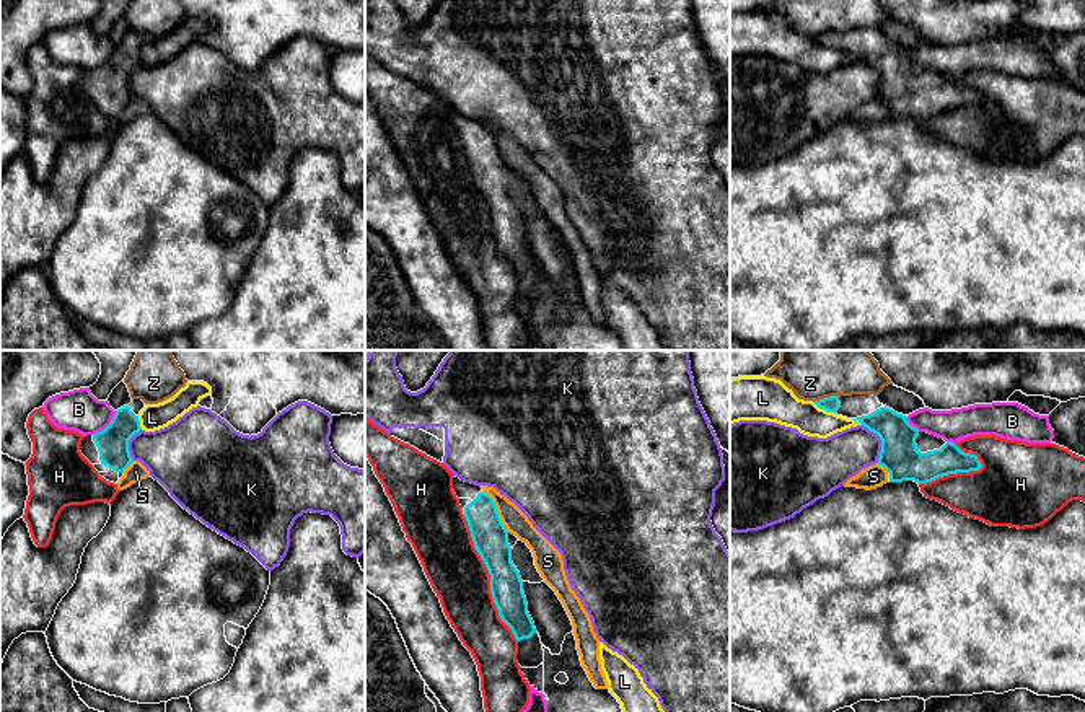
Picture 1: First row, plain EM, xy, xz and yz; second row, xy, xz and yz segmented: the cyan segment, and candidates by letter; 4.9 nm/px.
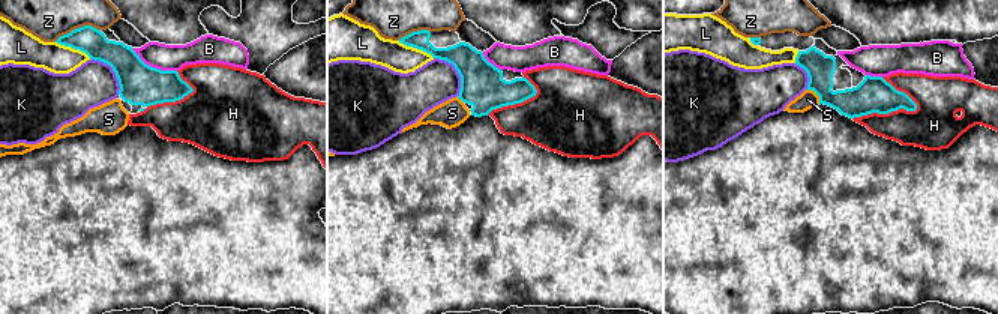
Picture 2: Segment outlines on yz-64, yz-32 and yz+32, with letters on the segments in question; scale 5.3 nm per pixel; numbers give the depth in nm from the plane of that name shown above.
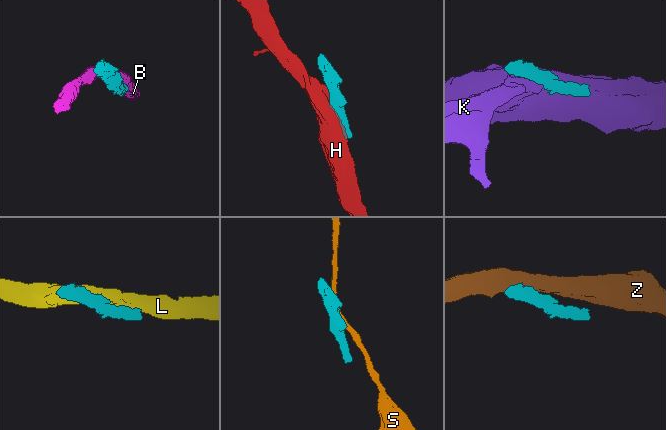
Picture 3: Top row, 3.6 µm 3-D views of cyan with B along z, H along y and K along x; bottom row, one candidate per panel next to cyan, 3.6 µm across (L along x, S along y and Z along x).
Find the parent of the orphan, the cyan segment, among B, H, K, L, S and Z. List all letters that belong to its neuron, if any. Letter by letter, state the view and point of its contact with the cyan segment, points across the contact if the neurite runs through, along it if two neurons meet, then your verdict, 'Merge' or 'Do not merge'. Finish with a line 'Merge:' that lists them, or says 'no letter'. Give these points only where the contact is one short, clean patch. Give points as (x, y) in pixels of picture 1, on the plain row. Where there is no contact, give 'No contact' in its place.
B: Touches cyan at xy (108, 61). Do not merge
H: Touches cyan at xz (491, 214). Do not merge
K: Touches cyan at yz (882, 77). Do not merge
L: Touches cyan at yz (825, 44). Do not merge
S: Touches cyan at xz (497, 147). Boundary: xz (484, 126), (509, 167). Do not merge
Z: Touches cyan at yz (825, 33). Do not merge
Merge: no letter

